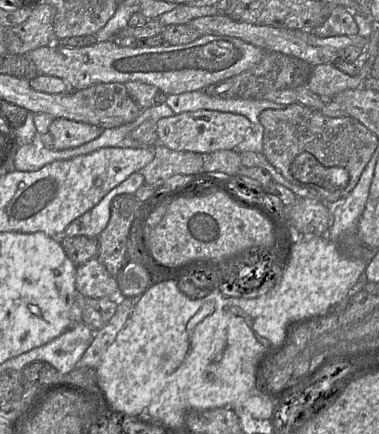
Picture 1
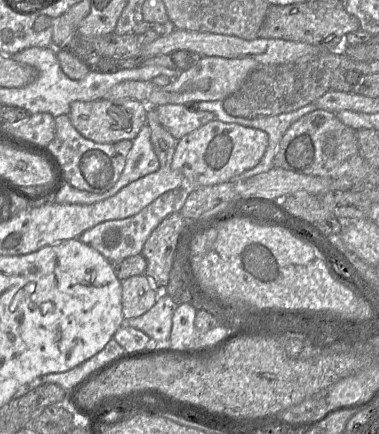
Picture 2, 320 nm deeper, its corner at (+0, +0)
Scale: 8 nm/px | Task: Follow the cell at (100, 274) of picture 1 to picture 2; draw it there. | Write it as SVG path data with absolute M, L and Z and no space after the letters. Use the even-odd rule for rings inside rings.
M145 274L121 281L122 314L125 320L136 318L153 307L157 300L157 285Z

